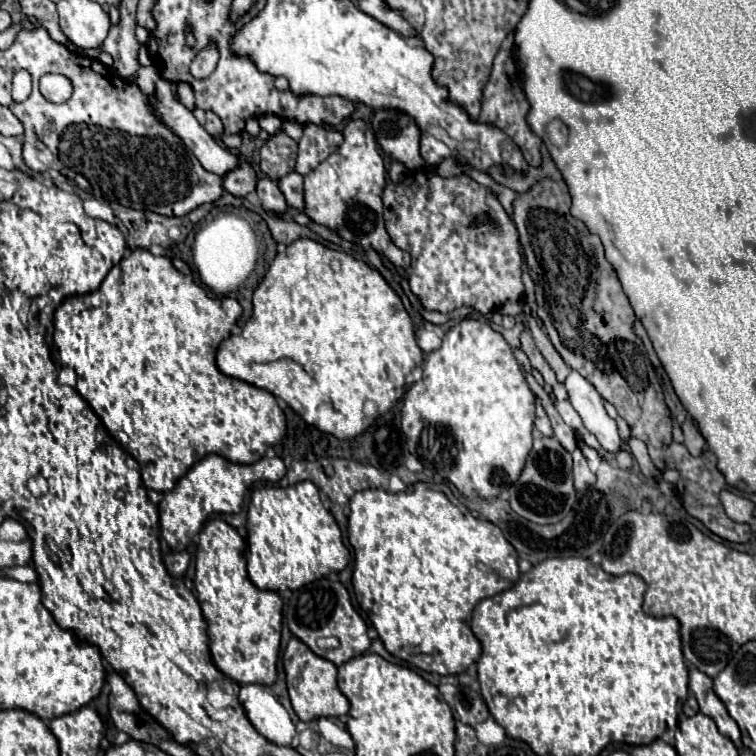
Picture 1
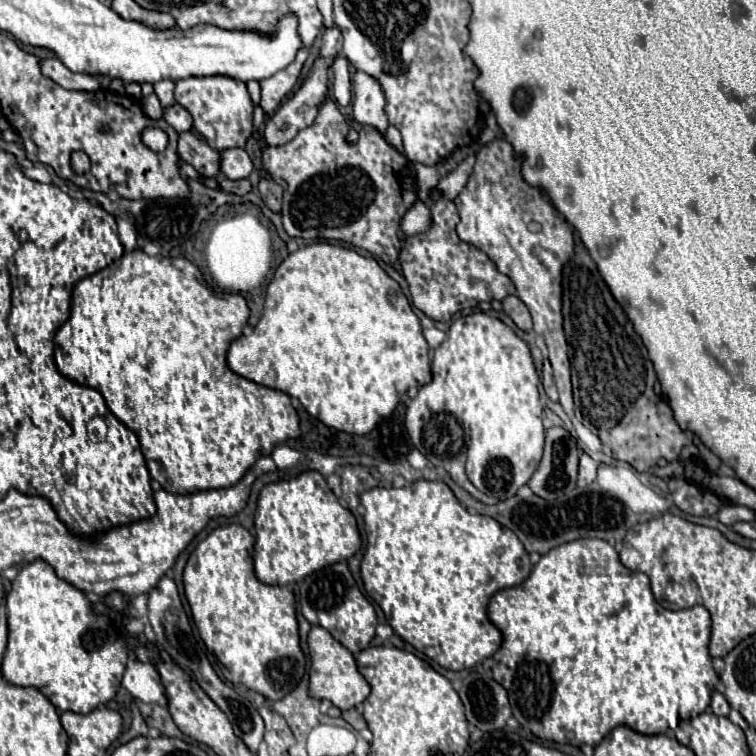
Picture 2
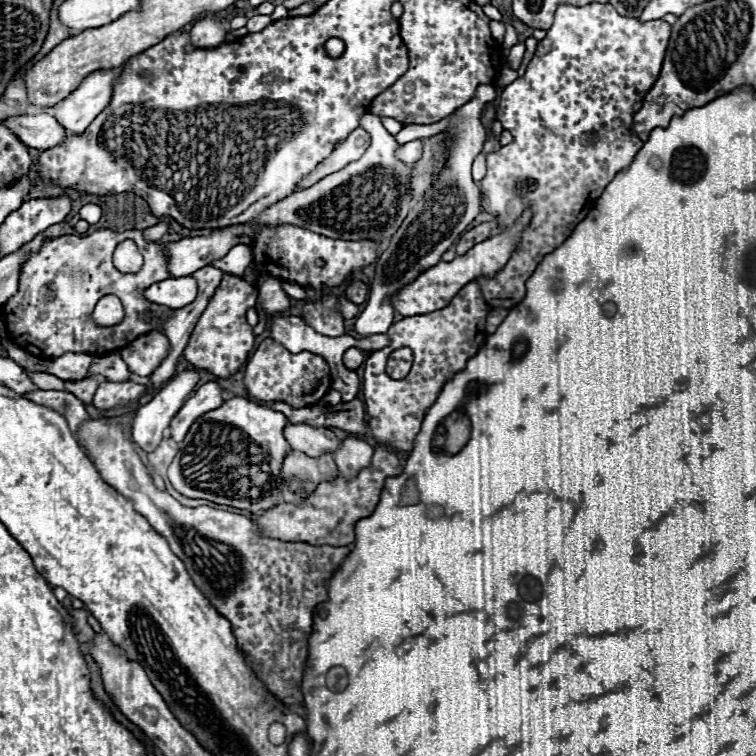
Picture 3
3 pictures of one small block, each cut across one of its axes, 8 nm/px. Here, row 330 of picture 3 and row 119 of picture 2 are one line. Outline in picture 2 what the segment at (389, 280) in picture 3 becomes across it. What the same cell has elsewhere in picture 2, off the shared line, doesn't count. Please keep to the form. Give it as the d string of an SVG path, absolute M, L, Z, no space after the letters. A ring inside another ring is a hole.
M352 86L352 108L360 124L372 124L384 134L388 118L384 118L384 94L380 86Z

